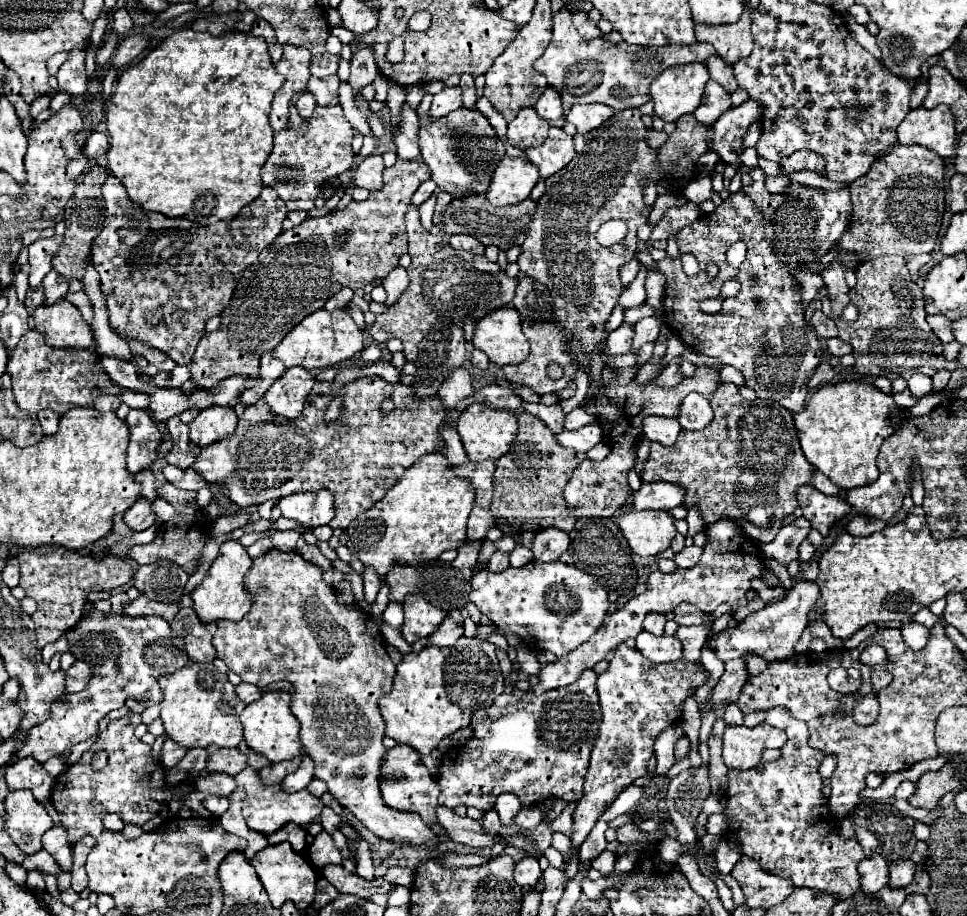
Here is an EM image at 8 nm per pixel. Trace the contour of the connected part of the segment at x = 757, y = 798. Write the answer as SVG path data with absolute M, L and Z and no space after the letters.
M785 708L765 712L771 726L787 732L787 744L781 758L765 764L763 770L731 770L725 796L725 816L729 818L729 836L733 836L741 852L759 862L765 872L783 876L795 886L815 888L833 894L837 900L851 898L859 888L857 864L865 858L855 838L843 840L829 814L827 800L821 794L823 778L819 764L823 754L809 746L809 730L803 722L789 716Z

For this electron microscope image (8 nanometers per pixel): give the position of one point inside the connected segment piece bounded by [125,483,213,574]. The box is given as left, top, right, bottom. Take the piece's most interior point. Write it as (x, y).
(180, 540)

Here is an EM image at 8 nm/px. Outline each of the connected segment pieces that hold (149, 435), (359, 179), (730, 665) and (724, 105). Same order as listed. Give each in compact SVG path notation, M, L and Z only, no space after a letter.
M131 410L127 416L127 426L131 432L127 448L127 470L137 474L151 468L151 464L157 460L159 428L149 420L147 410Z
M367 156L359 162L353 170L353 184L367 190L381 190L383 188L383 158L381 156Z
M745 658L729 660L725 664L725 674L713 688L713 694L711 694L713 706L719 706L721 702L735 702L741 694L743 684L747 682L747 678L749 678L749 672L747 672Z
M709 80L705 86L705 94L701 98L699 108L693 112L693 116L707 126L713 126L715 120L731 108L731 96L723 86L719 86L715 80Z

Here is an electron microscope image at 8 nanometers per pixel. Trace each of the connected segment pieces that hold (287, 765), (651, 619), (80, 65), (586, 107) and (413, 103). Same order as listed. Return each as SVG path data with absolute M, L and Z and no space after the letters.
M293 758L291 762L281 762L281 764L269 764L259 772L259 776L265 784L279 784L279 782L283 782L283 778L287 774L295 772L299 768L299 764L301 764L301 758Z
M647 614L645 622L643 622L643 628L655 636L661 636L663 634L663 626L665 626L667 618L665 614Z
M71 50L69 58L57 72L59 88L67 90L71 96L83 96L87 88L87 72L85 72L85 50Z
M579 104L569 110L567 120L577 126L579 134L587 134L599 128L605 120L609 120L613 112L615 110L611 110L611 106L603 106L603 104Z
M419 84L419 86L417 86L417 90L415 90L415 86L413 86L411 90L407 90L407 104L409 104L413 110L417 110L417 108L419 108L419 104L421 104L423 94L425 94L423 84Z

